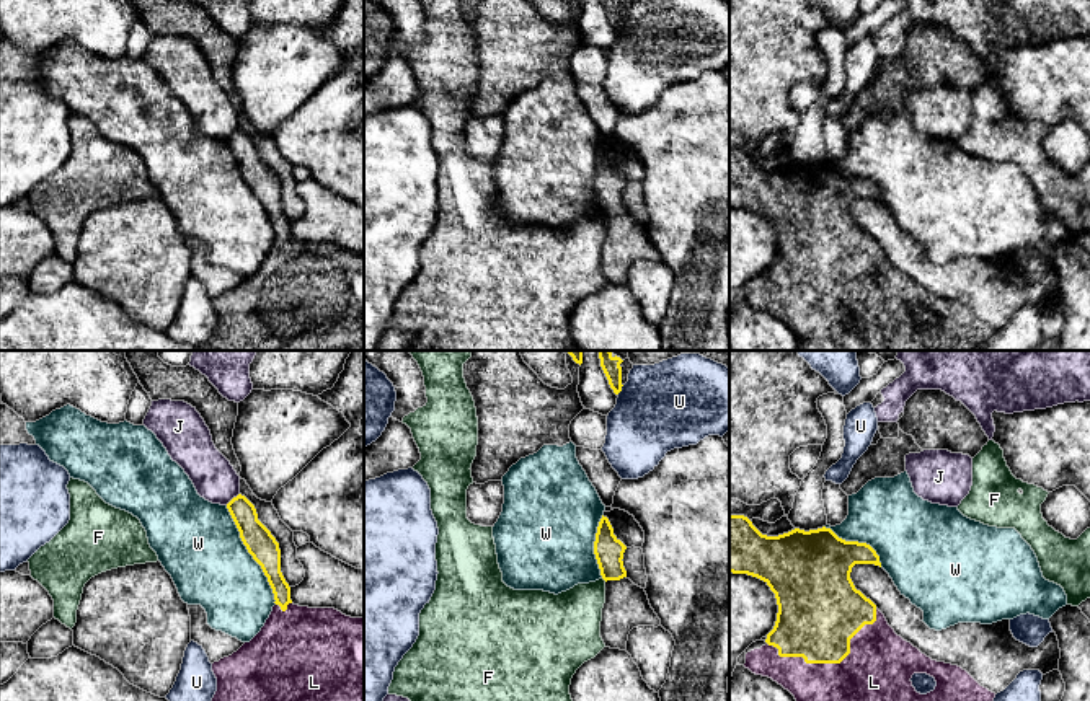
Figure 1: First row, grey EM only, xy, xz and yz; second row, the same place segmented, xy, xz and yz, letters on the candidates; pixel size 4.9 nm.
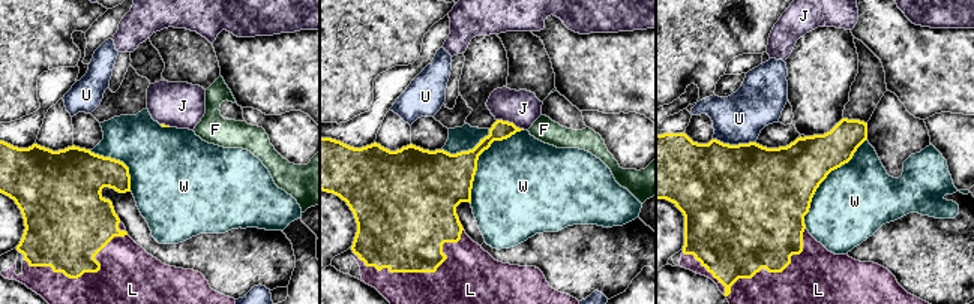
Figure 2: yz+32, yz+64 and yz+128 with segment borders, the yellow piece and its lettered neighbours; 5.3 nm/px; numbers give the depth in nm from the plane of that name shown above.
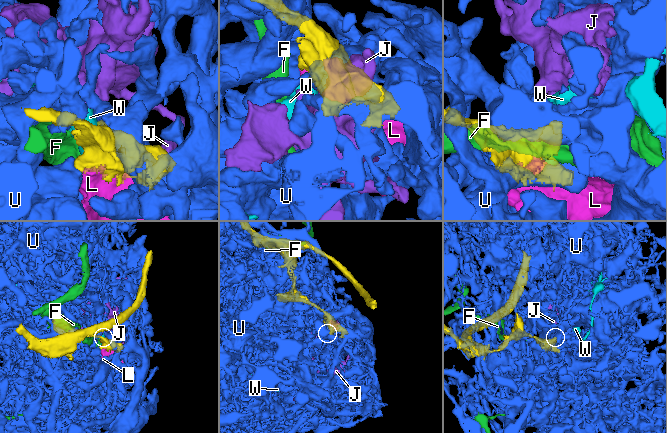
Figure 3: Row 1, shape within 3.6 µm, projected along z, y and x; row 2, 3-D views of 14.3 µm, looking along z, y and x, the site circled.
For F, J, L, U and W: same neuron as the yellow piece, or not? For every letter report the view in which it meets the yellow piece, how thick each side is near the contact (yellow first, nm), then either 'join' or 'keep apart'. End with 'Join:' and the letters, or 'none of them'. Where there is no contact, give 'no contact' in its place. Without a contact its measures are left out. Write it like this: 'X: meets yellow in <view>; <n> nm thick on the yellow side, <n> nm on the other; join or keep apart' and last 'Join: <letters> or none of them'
F: meets yellow in xz; 140 nm thick on the yellow side, 280 nm on the other; keep apart
J: meets yellow in xy; 140 nm thick on the yellow side, 220 nm on the other; keep apart
L: meets yellow in yz; 400 nm thick on the yellow side, 320 nm on the other; join
U: meets yellow in xz; 90 nm thick on the yellow side, 420 nm on the other; keep apart
W: meets yellow in xy; 150 nm thick on the yellow side, 400 nm on the other; keep apart
Join: L

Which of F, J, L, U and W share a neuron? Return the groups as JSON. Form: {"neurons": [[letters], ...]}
{"neurons": [["F"], ["J"], ["L"], ["U"], ["W"]]}

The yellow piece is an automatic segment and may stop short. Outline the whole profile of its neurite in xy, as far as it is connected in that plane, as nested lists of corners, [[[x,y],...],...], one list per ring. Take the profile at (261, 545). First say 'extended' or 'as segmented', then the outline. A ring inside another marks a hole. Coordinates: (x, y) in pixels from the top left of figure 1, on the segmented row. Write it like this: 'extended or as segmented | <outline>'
extended | [[[238,494],[227,509],[243,544],[268,577],[276,605],[250,642],[212,664],[217,678],[212,701],[364,701],[364,618],[294,605],[281,572],[279,543],[258,520],[255,505]]]

